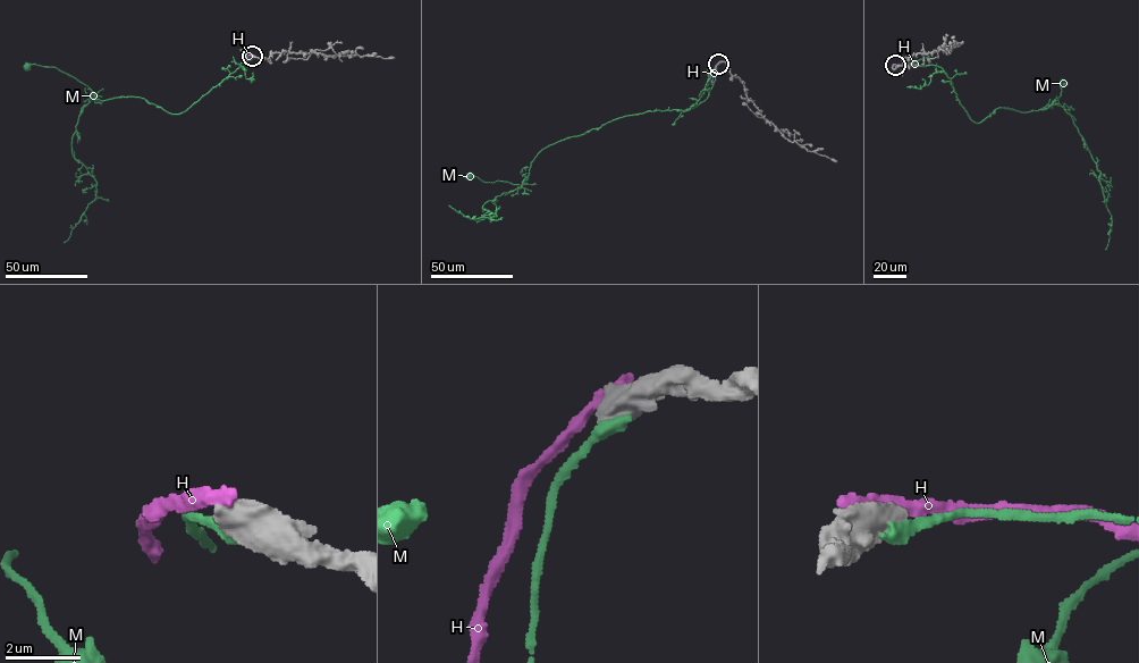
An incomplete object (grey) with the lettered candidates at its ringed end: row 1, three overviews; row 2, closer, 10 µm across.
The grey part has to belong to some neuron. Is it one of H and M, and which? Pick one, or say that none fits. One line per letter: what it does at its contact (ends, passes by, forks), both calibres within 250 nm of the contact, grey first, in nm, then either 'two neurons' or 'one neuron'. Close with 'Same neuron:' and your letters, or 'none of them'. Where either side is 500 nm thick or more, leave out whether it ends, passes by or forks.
H: 550 nm thick on the grey side, 380 nm on the other; two neurons
M: 750 nm thick on the grey side, 400 nm on the other; two neurons
Same neuron: none of them

